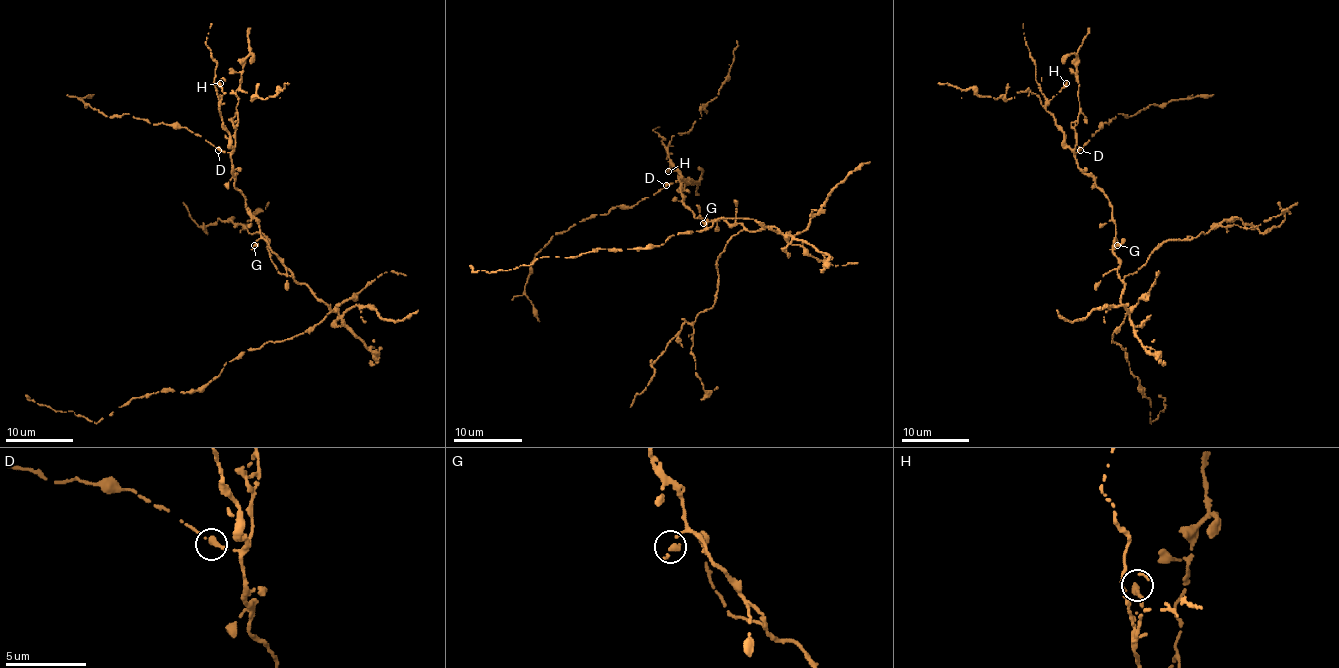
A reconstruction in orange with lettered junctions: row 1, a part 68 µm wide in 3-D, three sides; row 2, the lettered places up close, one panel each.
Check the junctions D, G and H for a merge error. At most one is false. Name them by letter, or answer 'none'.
D

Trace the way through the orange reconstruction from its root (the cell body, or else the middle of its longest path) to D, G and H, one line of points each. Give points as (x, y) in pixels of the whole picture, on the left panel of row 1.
D: (299, 283), (269, 248), (259, 221), (234, 186), (230, 154), (219, 150)
G: (299, 283), (262, 238), (254, 245)
H: (299, 283), (269, 248), (259, 221), (234, 186), (232, 147), (219, 110), (220, 83)

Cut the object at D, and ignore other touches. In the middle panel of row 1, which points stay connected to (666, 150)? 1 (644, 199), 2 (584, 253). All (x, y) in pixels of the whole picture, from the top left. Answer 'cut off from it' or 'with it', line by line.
1: cut off from it
2: with it

